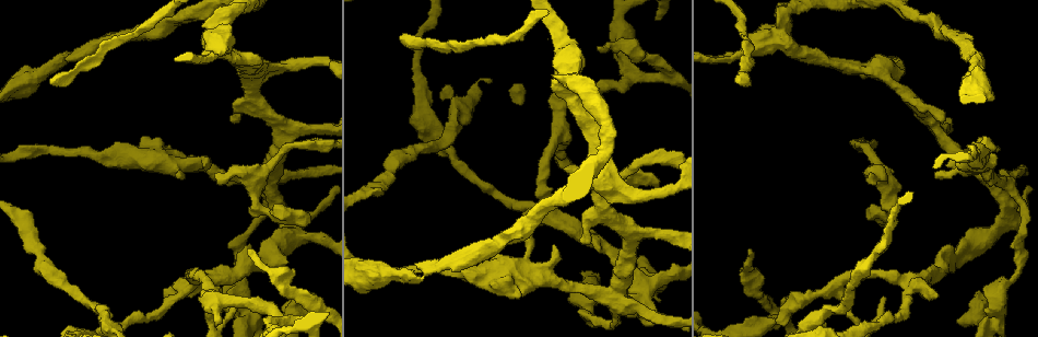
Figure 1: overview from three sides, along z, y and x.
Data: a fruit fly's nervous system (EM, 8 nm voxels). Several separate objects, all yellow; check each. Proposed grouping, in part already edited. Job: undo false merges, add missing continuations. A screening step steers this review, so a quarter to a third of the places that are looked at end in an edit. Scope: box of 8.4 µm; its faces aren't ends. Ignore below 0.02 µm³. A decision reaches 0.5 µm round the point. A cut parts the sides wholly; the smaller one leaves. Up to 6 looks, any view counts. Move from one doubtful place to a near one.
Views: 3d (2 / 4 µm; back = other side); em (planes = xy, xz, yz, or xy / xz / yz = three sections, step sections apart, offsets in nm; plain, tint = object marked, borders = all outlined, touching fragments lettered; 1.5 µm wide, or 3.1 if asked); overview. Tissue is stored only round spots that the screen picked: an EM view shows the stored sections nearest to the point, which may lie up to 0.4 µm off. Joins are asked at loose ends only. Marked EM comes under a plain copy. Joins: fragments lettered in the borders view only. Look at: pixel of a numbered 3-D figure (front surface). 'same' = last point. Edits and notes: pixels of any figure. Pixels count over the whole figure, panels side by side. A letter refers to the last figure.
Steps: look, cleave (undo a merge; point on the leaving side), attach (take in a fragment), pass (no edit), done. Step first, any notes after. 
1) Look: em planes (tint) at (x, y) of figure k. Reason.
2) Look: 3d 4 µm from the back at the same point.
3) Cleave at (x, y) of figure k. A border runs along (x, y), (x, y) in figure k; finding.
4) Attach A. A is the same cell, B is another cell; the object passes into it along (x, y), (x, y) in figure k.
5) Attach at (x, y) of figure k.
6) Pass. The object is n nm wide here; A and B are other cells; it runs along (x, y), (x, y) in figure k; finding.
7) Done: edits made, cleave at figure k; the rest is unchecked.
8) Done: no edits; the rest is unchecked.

Look: 3d 2 µm from the back at (50, 66) of figure 1. Sudden change in width.

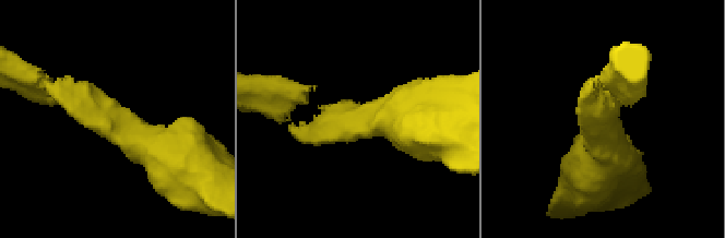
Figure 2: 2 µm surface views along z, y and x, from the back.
Look: em xz step 8 (tint) at (606, 120) of figure 2. The arms are 200, 460 nm wide; shape alone is not enough.

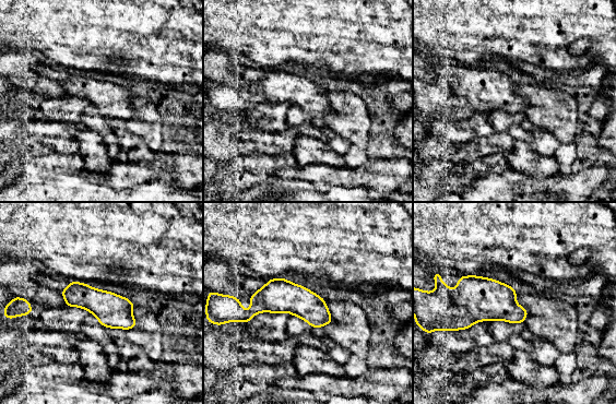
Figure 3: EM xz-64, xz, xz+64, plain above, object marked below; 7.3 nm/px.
Look: em planes (borders) at the same point. Another direction.

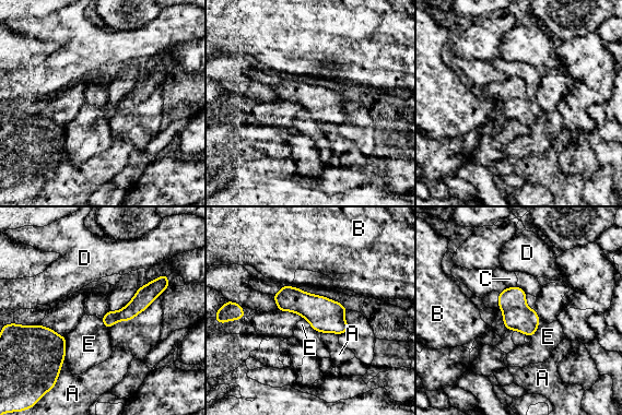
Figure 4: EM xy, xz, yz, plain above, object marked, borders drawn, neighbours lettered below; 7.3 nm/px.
Pass. A, B, C, D and E are other cells; continuous, no second neuron.

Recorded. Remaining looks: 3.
Look: 3d 4 µm from the back at (883, 295) of figure 1. Thin end.

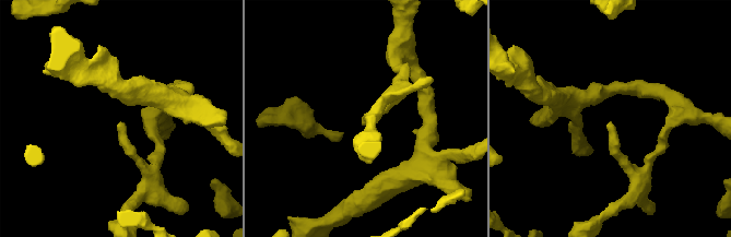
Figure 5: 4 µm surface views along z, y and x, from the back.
Look: em planes (tint) at (118, 125) of figure 5.

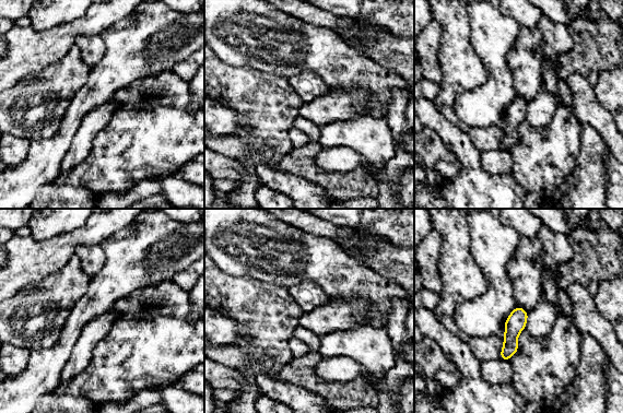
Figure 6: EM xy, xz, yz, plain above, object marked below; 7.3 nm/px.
Look: em planes (borders) at the same point.

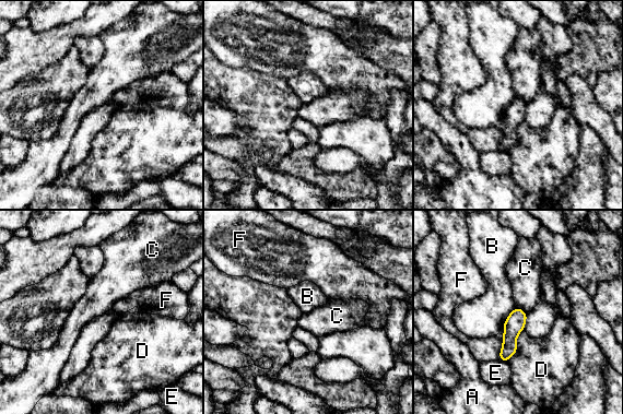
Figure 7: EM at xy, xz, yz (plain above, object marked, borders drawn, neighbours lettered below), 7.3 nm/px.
Pass. A, B, C, D, E and F are other cells; a border runs along (504, 324), (503, 345), (497, 358) in figure 7; none of them fits.

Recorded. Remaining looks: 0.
Done: no edits; the rest is unchecked.

